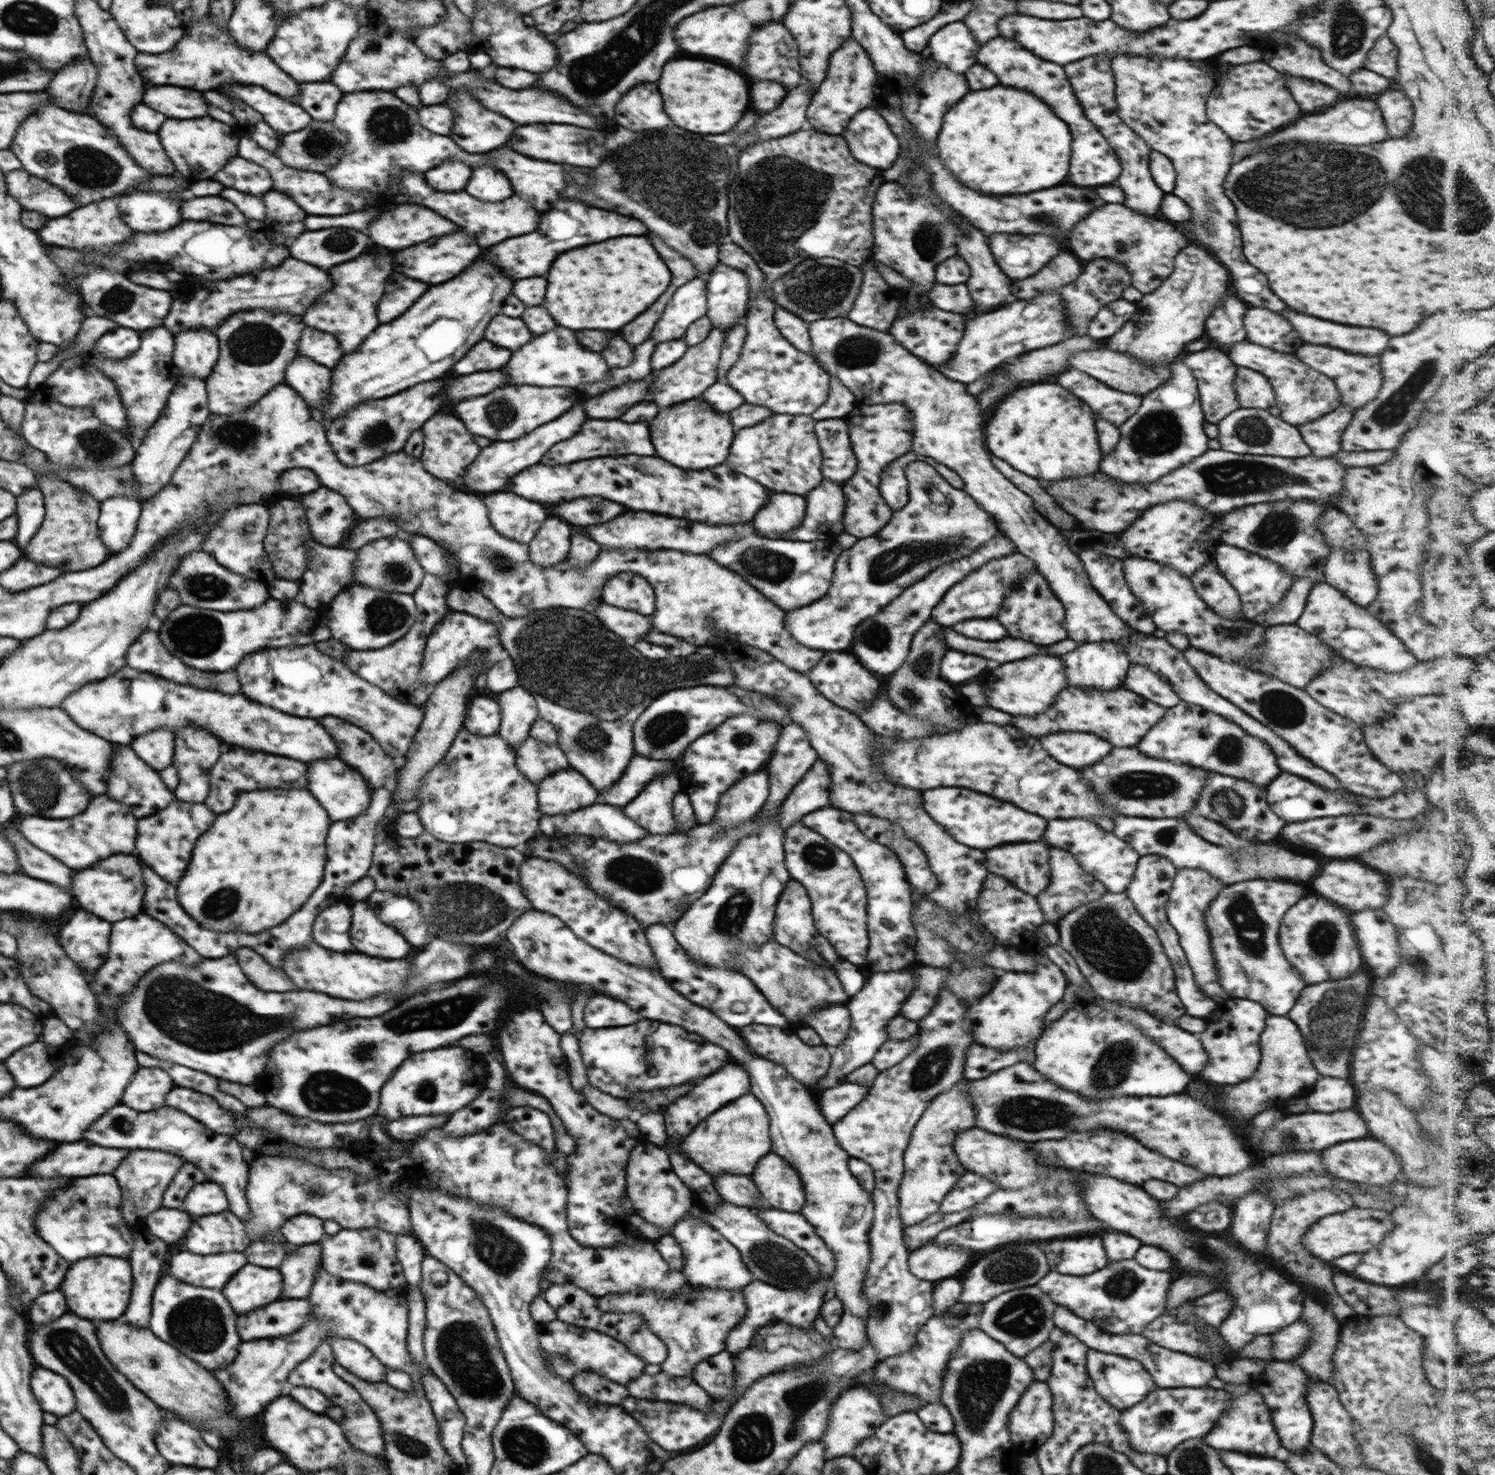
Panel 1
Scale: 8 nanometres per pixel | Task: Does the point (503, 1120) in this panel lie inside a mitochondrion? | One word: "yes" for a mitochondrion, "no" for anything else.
no

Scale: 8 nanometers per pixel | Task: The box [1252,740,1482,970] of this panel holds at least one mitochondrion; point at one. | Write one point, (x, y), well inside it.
(1321, 937)

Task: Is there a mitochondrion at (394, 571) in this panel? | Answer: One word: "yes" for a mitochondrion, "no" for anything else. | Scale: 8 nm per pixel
yes

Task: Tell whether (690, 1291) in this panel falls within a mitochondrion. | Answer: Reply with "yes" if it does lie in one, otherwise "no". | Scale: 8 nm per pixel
no

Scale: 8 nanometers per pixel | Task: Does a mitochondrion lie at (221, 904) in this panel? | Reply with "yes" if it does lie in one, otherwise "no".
yes

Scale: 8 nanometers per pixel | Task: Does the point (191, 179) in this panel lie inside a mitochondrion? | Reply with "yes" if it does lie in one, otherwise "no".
no

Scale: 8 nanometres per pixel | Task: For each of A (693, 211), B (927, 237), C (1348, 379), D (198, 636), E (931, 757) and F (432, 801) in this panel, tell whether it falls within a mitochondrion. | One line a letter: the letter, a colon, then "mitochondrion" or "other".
A: mitochondrion
B: mitochondrion
C: other
D: mitochondrion
E: other
F: mitochondrion

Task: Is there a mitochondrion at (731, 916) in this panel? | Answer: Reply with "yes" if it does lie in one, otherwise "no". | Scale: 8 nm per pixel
yes

